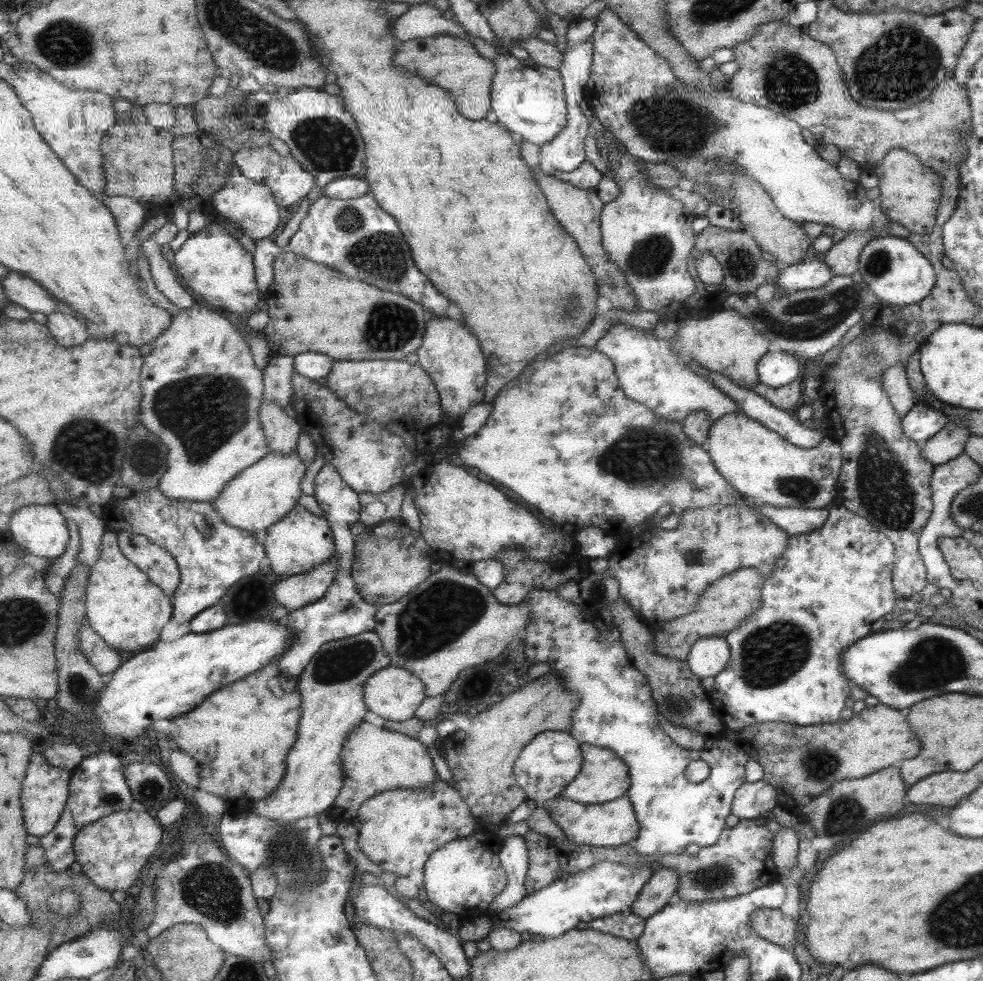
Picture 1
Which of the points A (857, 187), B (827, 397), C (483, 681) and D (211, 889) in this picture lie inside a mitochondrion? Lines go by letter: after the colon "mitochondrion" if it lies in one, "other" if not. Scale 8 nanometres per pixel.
A: other
B: other
C: other
D: mitochondrion

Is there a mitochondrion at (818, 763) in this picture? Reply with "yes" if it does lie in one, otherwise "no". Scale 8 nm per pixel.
yes

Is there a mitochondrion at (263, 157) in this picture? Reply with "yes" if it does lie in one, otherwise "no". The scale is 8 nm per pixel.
no

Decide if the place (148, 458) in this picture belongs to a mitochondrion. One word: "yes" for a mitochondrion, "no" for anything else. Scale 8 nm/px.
yes

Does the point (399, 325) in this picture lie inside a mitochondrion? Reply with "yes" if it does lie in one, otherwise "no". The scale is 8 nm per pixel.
yes

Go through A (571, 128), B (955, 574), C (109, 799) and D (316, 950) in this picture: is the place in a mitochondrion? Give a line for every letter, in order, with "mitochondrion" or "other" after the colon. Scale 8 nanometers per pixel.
A: other
B: other
C: mitochondrion
D: other

